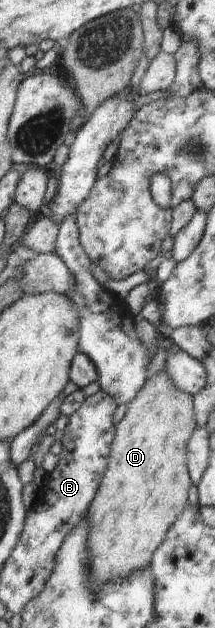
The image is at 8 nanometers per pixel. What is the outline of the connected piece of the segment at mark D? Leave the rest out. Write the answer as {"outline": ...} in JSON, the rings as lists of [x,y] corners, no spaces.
{"outline":[[[166,370],[147,379],[138,395],[128,403],[125,416],[115,425],[106,471],[87,511],[91,521],[87,548],[91,553],[90,575],[95,590],[103,583],[124,579],[149,566],[168,528],[184,511],[192,484],[187,468],[187,443],[197,427],[193,396],[182,391]]]}

